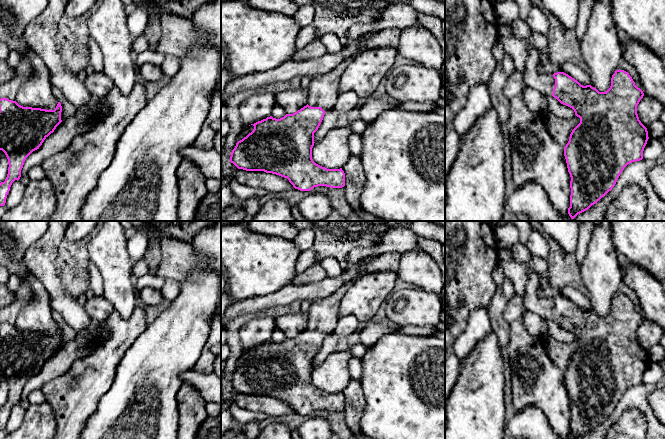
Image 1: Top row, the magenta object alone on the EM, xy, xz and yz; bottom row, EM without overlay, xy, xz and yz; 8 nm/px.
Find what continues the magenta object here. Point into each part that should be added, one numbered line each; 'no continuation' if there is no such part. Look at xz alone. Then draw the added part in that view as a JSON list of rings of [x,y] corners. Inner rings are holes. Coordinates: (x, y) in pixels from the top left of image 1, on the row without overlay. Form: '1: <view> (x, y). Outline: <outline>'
1: xz (323, 315). Outline: [[[357,275],[354,279],[342,285],[335,293],[313,301],[309,311],[307,328],[311,331],[321,331],[325,336],[334,334],[339,318],[340,302],[348,288],[361,277],[361,275]]]

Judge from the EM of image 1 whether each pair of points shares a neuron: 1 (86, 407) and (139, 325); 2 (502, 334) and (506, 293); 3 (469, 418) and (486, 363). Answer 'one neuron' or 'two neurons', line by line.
1: one neuron
2: one neuron
3: one neuron

